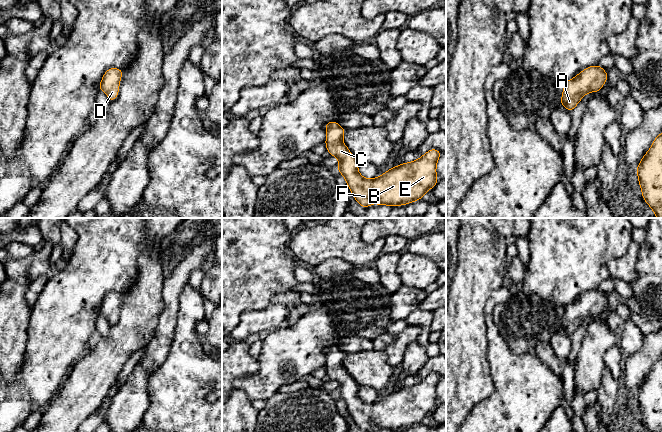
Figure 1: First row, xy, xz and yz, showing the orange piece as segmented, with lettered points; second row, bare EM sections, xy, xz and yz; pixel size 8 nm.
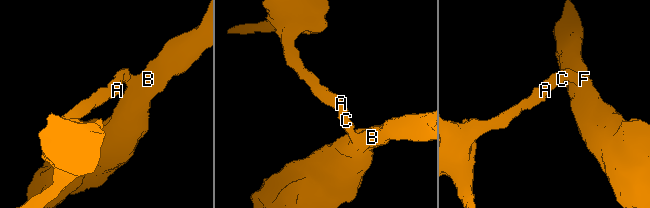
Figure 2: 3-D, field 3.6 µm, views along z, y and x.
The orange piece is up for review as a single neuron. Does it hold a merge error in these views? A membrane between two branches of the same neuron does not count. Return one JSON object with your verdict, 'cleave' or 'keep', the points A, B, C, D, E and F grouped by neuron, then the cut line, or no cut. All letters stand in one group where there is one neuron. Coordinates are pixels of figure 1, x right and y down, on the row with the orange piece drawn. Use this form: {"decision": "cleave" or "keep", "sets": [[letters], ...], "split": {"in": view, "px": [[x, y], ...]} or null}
{"decision": "keep", "sets": [["A", "B", "C", "D", "E", "F"]], "split": null}

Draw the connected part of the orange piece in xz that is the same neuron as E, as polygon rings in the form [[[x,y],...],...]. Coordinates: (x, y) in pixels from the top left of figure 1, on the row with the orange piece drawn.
[[[335,121],[328,122],[325,129],[327,151],[340,160],[337,170],[345,177],[354,198],[364,209],[371,203],[394,207],[420,200],[439,182],[436,178],[436,163],[442,152],[437,149],[430,149],[411,163],[391,167],[380,177],[365,179],[358,172],[359,161],[343,143],[346,129]]]

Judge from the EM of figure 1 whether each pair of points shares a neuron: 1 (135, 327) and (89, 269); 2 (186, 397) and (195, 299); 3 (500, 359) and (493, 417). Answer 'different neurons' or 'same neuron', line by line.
1: different neurons
2: same neuron
3: same neuron

